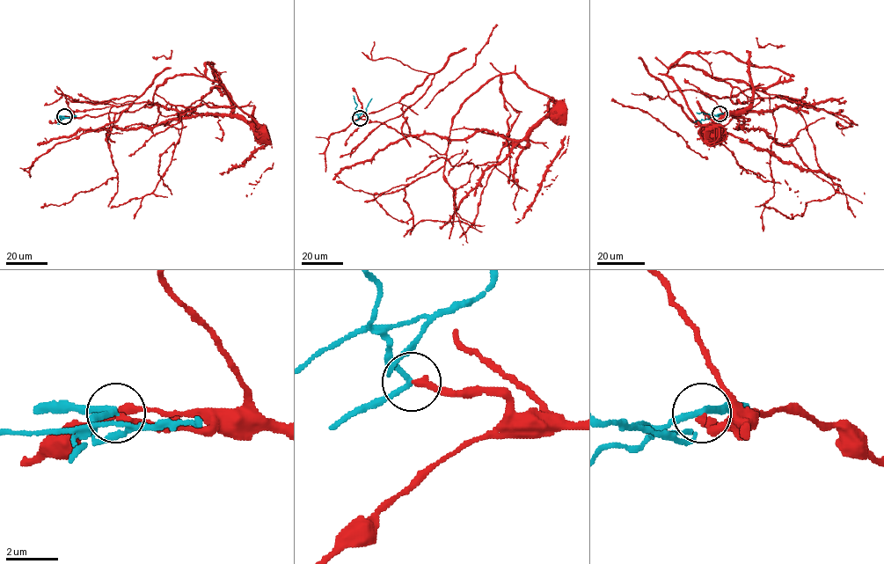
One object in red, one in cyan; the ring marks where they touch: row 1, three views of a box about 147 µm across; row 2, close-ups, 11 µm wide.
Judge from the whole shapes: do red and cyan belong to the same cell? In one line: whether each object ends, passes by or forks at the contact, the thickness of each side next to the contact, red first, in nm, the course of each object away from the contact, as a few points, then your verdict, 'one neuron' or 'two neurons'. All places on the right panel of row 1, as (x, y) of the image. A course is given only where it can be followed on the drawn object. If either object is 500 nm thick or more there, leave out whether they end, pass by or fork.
red ends; cyan passes by; calibres 280 and 200 nm; course red (719, 113), (751, 108), (760, 98), (694, 67), (670, 68), (667, 74), (691, 113), (709, 127), (704, 134); course cyan (719, 113), (697, 112); two neurons

